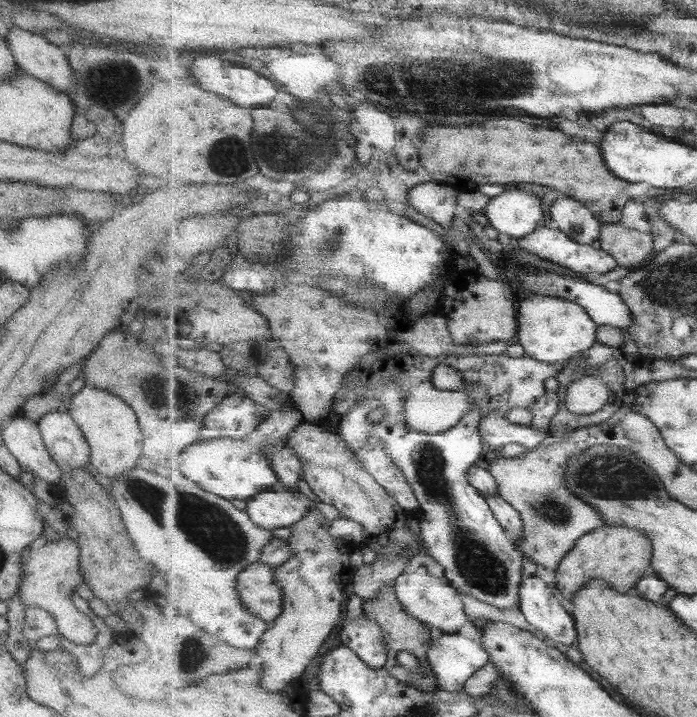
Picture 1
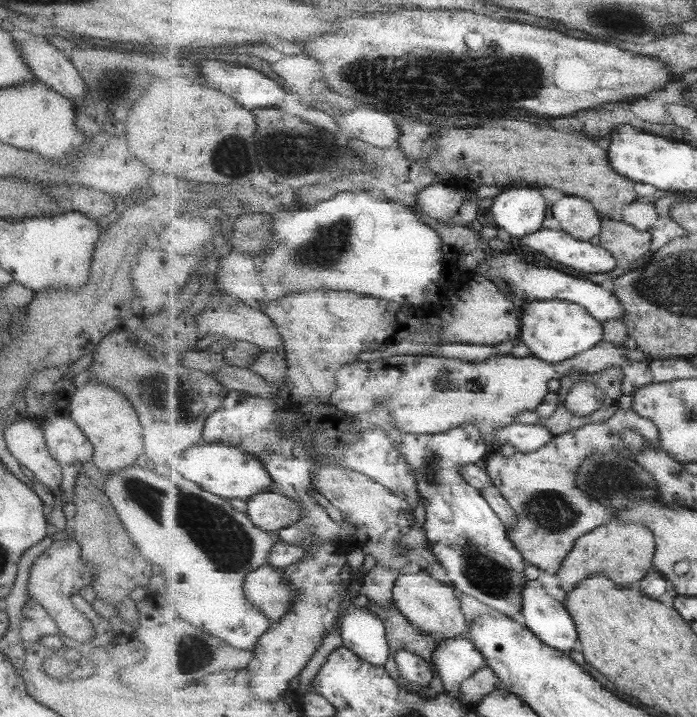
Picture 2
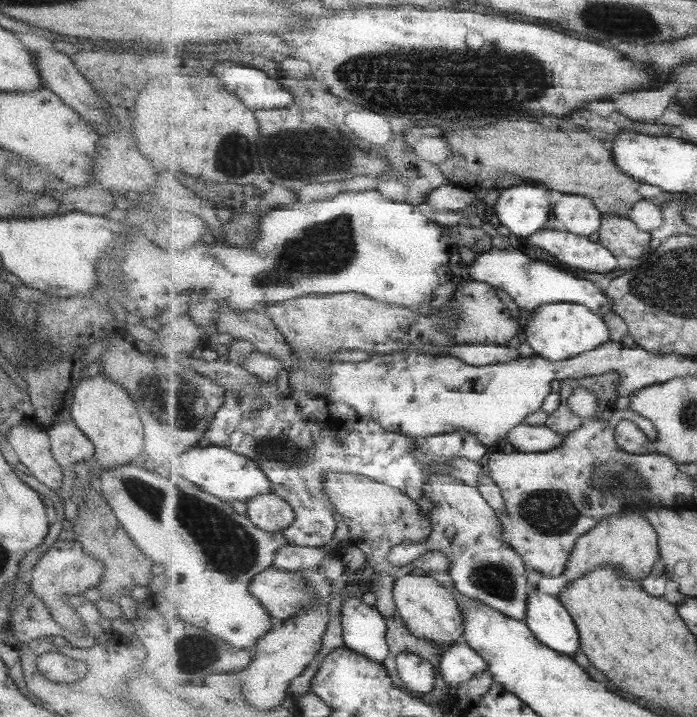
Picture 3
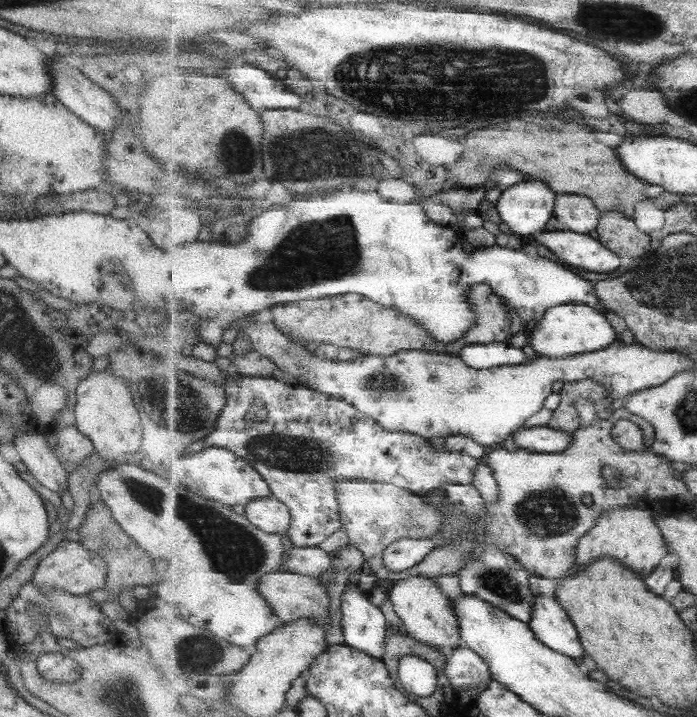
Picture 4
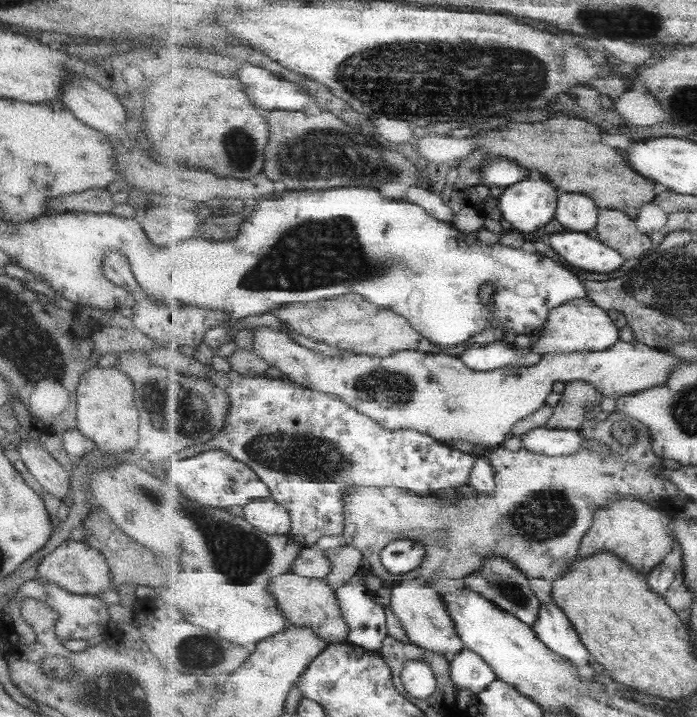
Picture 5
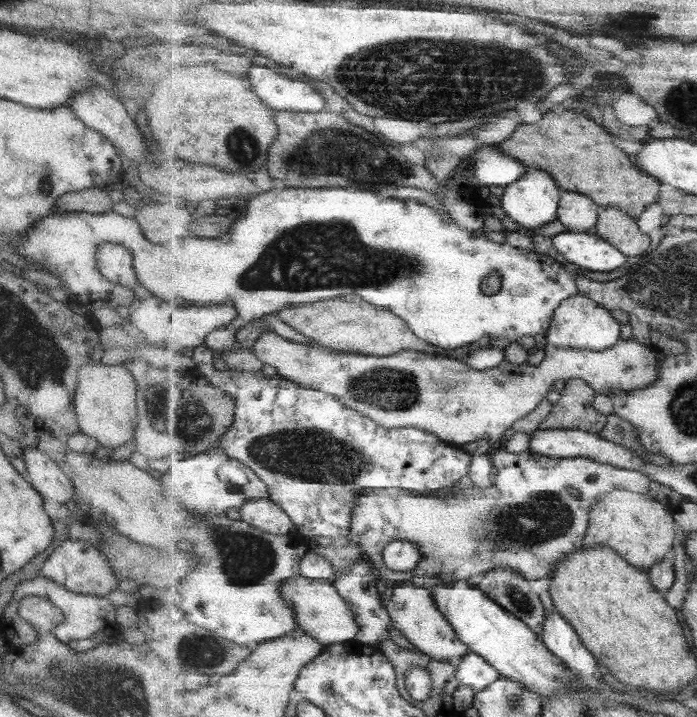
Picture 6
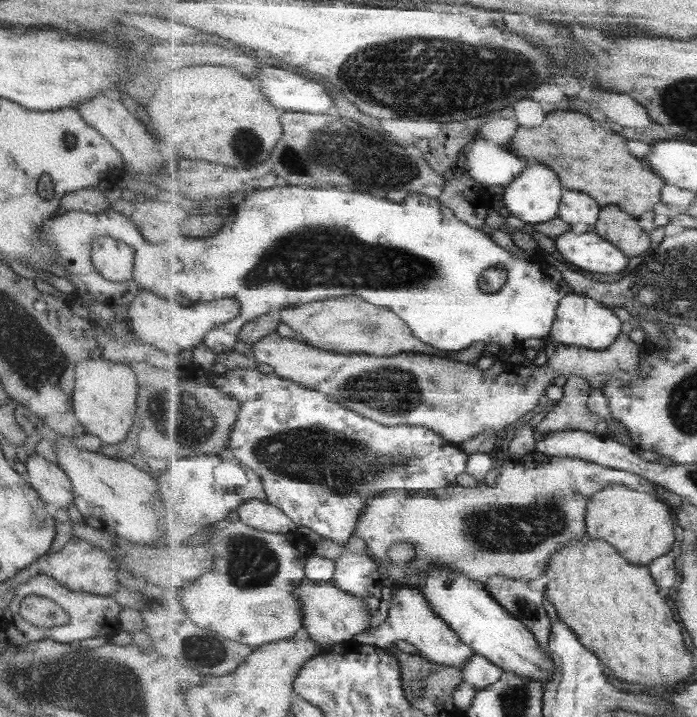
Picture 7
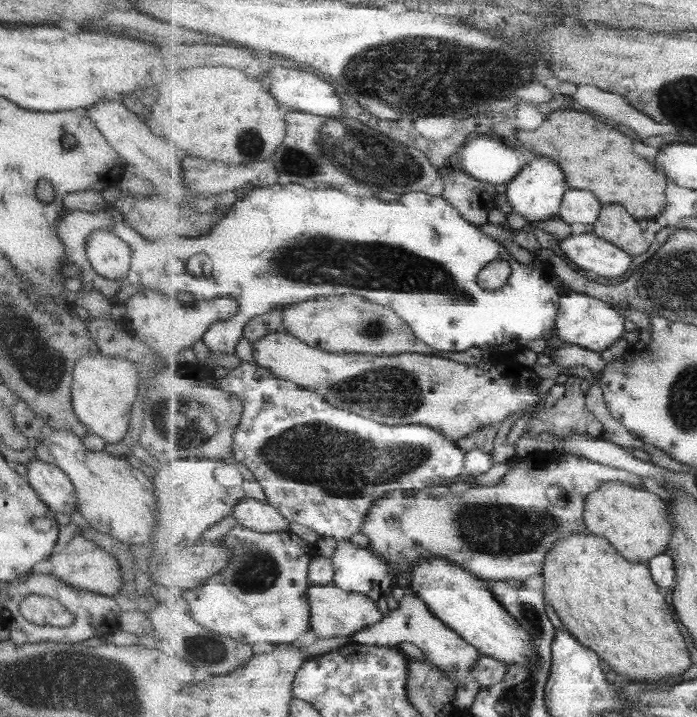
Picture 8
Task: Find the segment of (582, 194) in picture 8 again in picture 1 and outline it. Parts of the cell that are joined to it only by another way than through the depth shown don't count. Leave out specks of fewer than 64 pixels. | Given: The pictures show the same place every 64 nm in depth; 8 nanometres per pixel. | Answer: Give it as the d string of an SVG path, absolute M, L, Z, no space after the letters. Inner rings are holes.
M573 198L556 199L551 206L552 220L575 242L593 244L602 233L602 222L593 216L590 208Z

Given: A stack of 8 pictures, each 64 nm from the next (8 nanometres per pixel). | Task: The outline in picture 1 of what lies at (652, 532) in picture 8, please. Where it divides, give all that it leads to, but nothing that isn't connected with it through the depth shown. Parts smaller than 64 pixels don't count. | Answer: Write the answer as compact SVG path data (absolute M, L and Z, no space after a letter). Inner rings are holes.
M603 525L581 537L575 548L567 553L555 571L557 590L565 599L573 602L577 593L592 580L604 580L615 590L627 594L638 582L651 573L654 546L641 530L627 526Z

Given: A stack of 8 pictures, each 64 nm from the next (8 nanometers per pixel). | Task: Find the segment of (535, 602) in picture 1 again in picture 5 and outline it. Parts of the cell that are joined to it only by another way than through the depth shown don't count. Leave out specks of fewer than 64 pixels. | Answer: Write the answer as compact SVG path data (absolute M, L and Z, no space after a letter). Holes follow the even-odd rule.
M555 601L542 604L539 620L533 628L551 650L567 658L576 667L589 666L589 650L585 648L570 618Z

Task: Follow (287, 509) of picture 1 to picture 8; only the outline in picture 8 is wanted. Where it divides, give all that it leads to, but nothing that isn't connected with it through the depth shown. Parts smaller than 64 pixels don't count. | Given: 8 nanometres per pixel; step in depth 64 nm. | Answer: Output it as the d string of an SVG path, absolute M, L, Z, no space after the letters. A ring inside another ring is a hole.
M254 498L243 499L236 505L233 516L237 522L251 530L264 533L289 530L290 520L285 518L278 508Z

